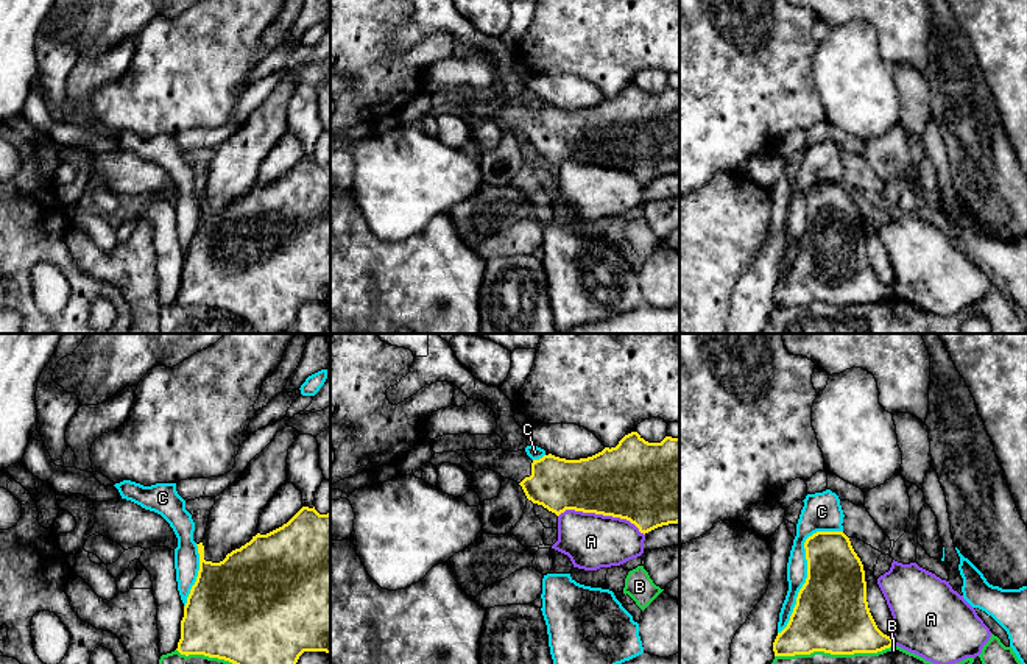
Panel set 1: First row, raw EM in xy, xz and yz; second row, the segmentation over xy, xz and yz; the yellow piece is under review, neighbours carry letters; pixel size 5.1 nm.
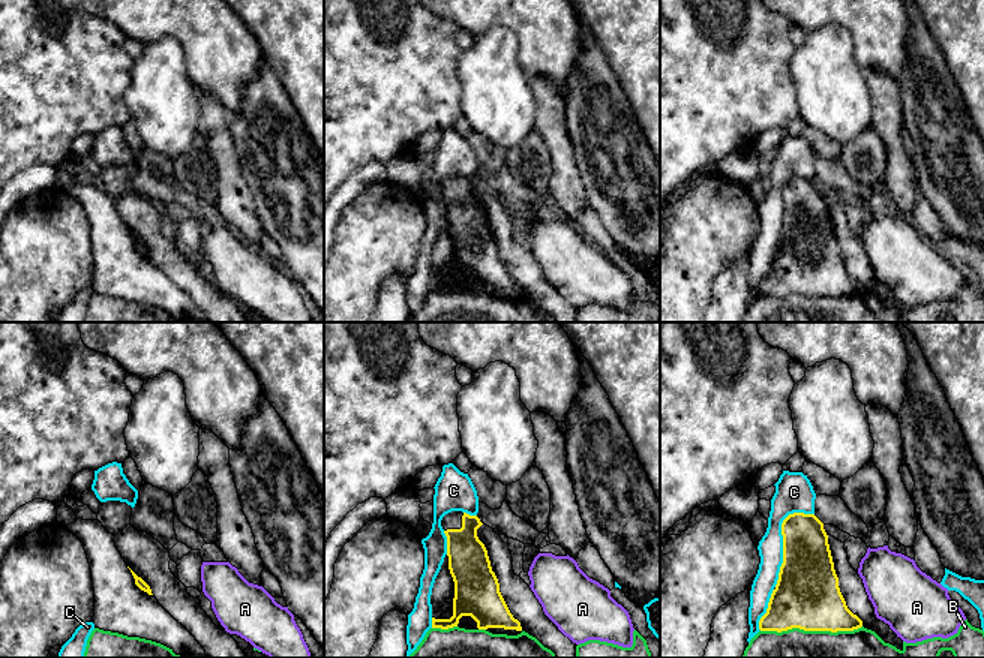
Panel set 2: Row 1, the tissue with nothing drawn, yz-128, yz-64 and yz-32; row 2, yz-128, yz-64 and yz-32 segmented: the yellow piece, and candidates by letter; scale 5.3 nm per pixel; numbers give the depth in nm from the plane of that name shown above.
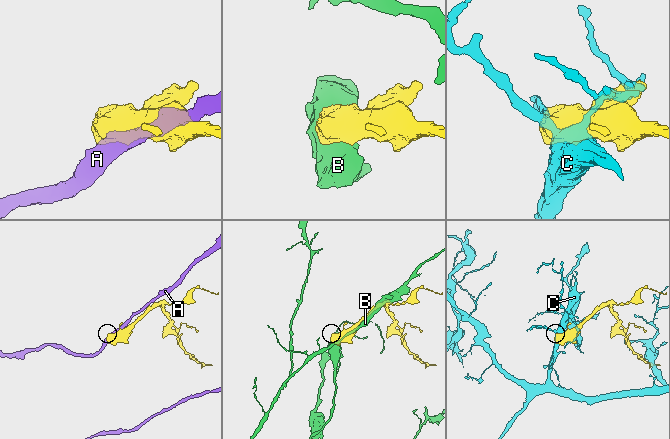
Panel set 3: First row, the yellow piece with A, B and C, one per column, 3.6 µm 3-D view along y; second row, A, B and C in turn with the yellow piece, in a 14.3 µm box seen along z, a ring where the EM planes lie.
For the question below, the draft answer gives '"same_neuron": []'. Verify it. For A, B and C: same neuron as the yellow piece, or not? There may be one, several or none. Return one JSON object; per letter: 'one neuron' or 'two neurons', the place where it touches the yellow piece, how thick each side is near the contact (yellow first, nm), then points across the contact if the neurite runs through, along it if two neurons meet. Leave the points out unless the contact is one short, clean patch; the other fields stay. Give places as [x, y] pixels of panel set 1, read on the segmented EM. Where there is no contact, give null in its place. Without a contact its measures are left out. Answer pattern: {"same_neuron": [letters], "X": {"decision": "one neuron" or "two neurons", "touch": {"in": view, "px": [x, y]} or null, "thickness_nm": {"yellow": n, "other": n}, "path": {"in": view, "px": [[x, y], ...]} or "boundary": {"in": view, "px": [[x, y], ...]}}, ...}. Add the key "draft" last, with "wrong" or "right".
{"same_neuron": [], "A": {"decision": "two neurons", "touch": {"in": "xz", "px": [602, 513]}, "thickness_nm": {"yellow": 420, "other": 280}}, "B": {"decision": "two neurons", "touch": {"in": "yz", "px": [834, 653]}, "thickness_nm": {"yellow": 380, "other": 70}}, "C": {"decision": "two neurons", "touch": {"in": "yz", "px": [808, 569]}, "thickness_nm": {"yellow": 380, "other": 130}}, "draft": "right"}

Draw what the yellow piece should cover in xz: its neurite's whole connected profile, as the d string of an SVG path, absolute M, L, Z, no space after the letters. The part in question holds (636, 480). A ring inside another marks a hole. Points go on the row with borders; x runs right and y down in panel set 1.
M631 432L616 447L605 447L580 460L566 460L552 454L531 460L525 449L464 452L474 469L491 469L503 479L517 482L528 500L556 516L566 510L575 510L620 517L634 524L644 535L679 522L679 438L665 436L661 443L648 443L637 432Z

